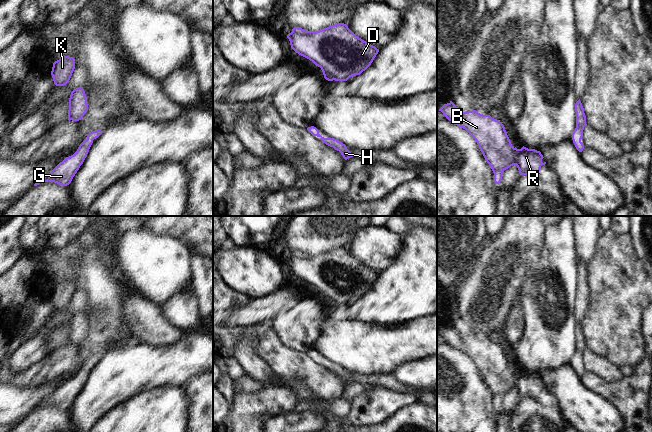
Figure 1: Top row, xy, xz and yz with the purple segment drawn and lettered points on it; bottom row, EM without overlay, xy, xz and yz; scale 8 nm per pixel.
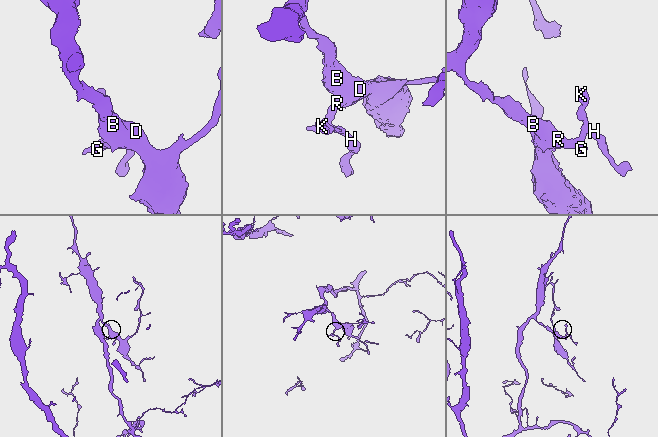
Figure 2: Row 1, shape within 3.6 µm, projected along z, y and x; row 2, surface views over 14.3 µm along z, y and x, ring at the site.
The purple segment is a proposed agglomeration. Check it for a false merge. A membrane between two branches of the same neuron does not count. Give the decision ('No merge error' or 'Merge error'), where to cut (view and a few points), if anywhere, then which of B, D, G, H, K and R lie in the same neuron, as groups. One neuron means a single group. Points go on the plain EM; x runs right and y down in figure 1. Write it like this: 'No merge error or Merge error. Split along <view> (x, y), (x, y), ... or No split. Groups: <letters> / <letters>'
No merge error. No split. Groups: B D G H K R.

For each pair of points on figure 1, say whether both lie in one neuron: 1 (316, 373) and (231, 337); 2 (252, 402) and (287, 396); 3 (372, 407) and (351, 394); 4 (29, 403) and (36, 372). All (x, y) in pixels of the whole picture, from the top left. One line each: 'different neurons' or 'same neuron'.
1: same neuron
2: same neuron
3: different neurons
4: different neurons

